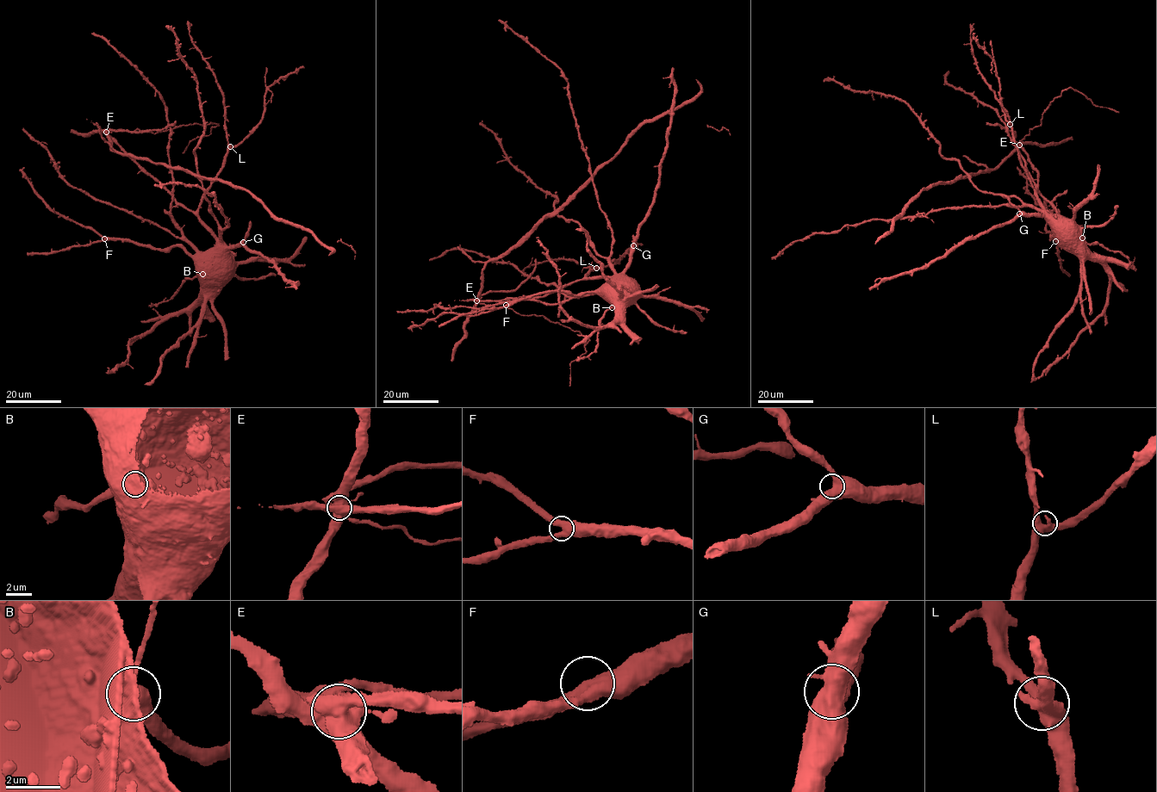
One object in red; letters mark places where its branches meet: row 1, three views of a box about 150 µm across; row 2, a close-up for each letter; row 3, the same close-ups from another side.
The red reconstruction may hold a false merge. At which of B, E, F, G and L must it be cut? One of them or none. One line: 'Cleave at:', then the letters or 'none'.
Cleave at: E

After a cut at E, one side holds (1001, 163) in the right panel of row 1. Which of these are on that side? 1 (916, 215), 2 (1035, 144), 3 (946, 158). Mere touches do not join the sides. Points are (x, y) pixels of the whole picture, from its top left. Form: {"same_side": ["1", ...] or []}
{"same_side": ["2"]}

